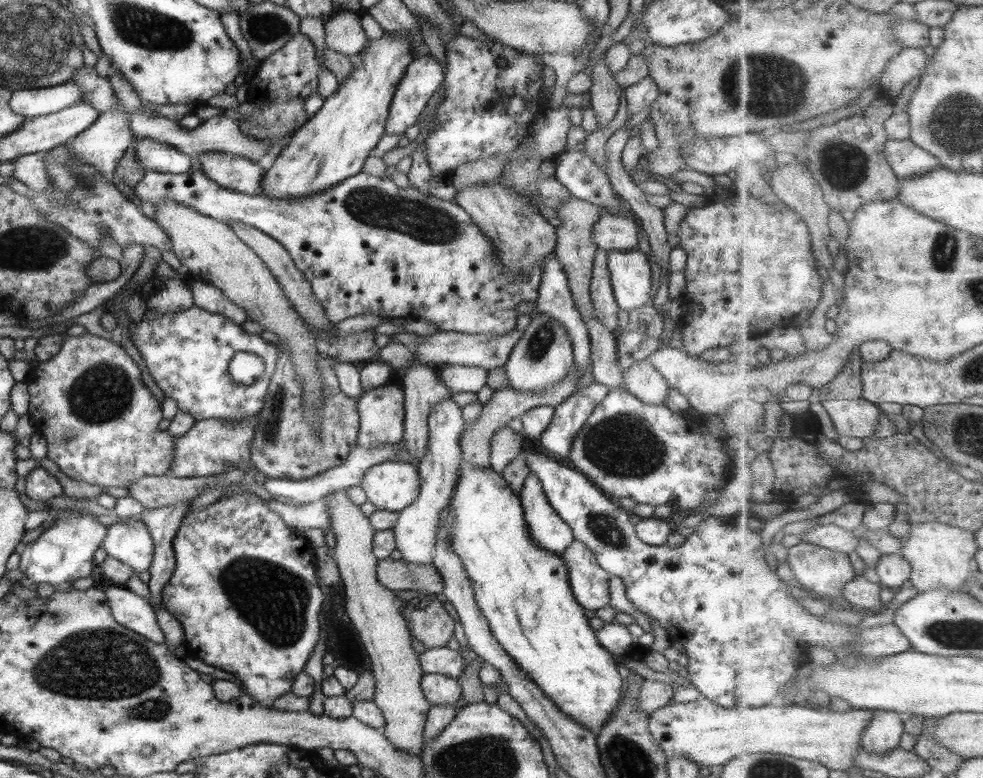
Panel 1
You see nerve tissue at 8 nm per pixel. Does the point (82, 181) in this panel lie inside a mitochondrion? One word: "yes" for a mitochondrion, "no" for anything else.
yes

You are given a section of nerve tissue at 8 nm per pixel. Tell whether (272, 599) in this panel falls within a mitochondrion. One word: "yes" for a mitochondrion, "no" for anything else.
yes

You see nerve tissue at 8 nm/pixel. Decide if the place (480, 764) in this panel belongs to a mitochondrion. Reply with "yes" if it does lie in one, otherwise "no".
yes

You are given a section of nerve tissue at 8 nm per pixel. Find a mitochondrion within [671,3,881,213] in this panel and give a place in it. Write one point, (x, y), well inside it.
(742, 77)

